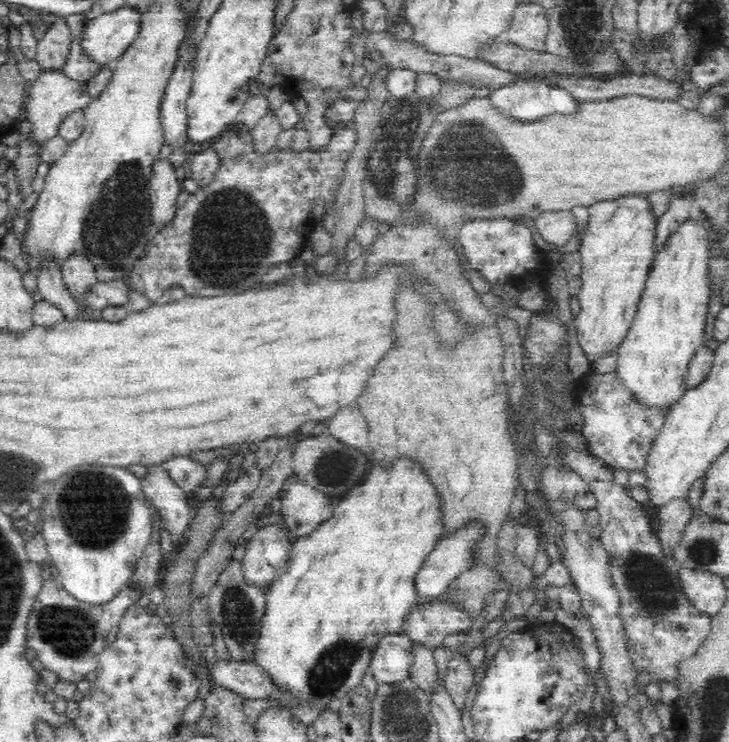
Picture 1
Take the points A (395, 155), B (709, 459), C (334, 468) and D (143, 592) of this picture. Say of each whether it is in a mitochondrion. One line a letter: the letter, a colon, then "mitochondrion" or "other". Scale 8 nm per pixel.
A: mitochondrion
B: other
C: mitochondrion
D: other

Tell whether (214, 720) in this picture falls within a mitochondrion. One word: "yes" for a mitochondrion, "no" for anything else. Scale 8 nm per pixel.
yes

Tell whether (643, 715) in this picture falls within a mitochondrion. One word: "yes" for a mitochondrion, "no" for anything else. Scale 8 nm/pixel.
no

